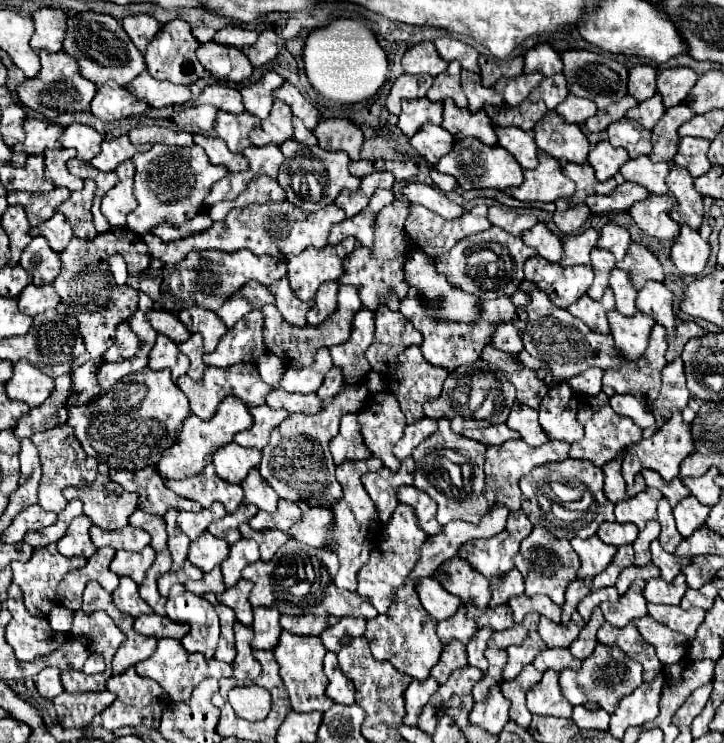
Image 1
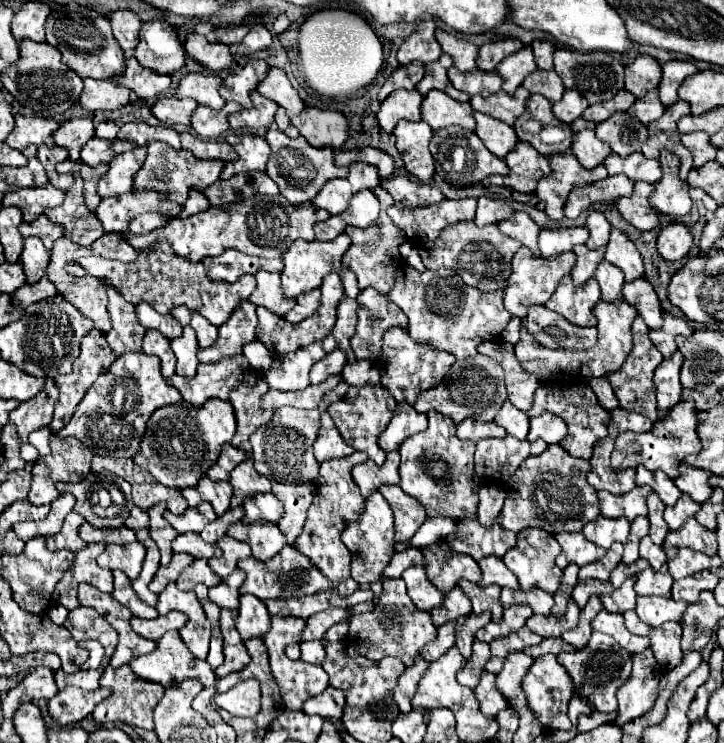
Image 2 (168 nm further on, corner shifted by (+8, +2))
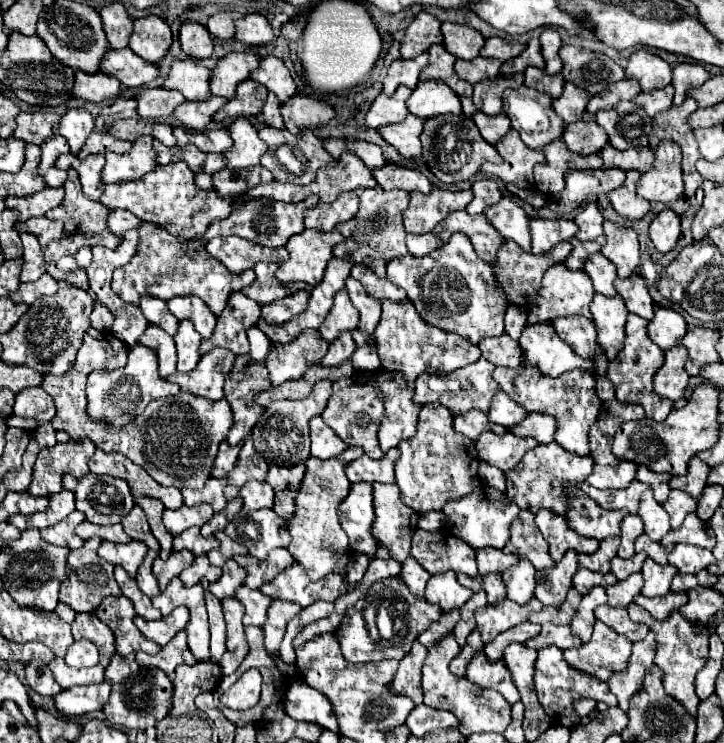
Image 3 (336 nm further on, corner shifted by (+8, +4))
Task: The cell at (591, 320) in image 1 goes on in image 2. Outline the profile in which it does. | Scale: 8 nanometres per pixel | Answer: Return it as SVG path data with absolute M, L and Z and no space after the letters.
M565 276L545 306L565 316L571 324L597 326L593 308L597 306L599 300L601 300L601 292L595 278L591 278L583 288L577 288L571 276Z

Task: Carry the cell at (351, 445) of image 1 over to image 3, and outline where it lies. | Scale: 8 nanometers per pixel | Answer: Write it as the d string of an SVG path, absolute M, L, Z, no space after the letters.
M321 416L311 418L311 456L327 460L333 456L339 456L347 444L323 422Z

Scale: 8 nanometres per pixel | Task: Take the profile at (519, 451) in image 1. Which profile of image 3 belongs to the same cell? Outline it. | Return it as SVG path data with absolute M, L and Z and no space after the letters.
M483 432L477 438L475 446L477 446L479 458L501 468L503 472L509 472L519 464L519 460L525 456L525 452L529 452L531 448L537 446L537 442L533 438L519 438L511 432L505 432L501 436L497 436L493 432Z

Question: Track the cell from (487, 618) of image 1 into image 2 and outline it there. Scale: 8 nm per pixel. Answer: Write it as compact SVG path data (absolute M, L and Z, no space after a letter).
M461 580L461 582L459 582L459 588L461 588L461 590L465 592L465 596L471 600L475 614L481 614L481 612L489 610L491 616L493 616L493 622L495 622L495 620L501 620L503 608L501 608L501 602L499 602L499 592L501 592L499 586L481 588L479 584Z

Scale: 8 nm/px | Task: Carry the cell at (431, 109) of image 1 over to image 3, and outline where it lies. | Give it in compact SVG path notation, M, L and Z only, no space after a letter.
M399 86L393 96L387 96L387 94L381 92L373 100L373 104L367 112L367 126L379 128L379 126L385 126L385 124L403 122L405 116L409 114L407 104L405 104L409 96L411 96L411 90L407 86Z

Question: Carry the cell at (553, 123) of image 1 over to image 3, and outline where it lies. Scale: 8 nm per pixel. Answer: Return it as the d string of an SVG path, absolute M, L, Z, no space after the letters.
M521 86L517 90L507 88L503 92L503 112L511 120L511 126L519 132L521 140L533 150L543 150L543 146L547 146L549 142L553 142L553 140L563 136L565 122L555 114L551 104L553 104L553 100L551 100L549 94L537 92L537 90L527 88L527 86Z

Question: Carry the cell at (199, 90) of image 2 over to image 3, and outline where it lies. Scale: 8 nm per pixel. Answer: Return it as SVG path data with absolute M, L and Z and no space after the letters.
M191 58L175 60L169 70L169 76L163 82L163 88L179 90L185 96L185 100L203 100L211 94L209 76L211 70L195 64L195 60Z

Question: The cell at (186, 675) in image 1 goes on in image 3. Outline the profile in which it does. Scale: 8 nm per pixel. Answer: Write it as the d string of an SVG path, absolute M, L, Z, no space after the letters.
M181 630L157 654L137 652L137 664L161 668L169 678L173 678L173 672L179 664L195 664L195 658L187 646L187 632Z

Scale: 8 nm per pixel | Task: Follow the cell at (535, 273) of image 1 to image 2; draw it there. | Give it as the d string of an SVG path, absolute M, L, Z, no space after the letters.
M521 246L513 256L511 266L513 266L513 272L511 272L511 280L509 280L509 286L505 290L505 296L503 296L503 304L511 316L525 318L529 306L545 304L553 296L559 280L565 274L569 274L571 268L575 266L575 254L565 252L557 258L533 258L531 252L527 252L527 248Z

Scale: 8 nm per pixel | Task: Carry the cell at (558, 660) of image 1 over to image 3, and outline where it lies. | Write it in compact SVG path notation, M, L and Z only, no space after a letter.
M545 624L539 636L525 642L525 646L535 650L541 650L549 644L555 644L561 650L567 650L567 648L577 648L581 642L579 642L579 636L575 636L569 626L551 626L551 624Z

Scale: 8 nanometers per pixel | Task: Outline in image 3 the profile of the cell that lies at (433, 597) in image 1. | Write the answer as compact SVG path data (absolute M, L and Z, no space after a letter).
M409 556L409 558L401 564L401 580L409 586L409 590L411 590L415 596L419 596L419 598L425 596L425 586L427 586L427 582L429 582L429 578L431 578L431 574L429 574L415 558Z

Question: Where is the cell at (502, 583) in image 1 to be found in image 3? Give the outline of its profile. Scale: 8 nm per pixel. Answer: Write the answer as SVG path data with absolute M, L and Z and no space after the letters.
M487 548L487 550L477 550L477 564L479 564L479 574L501 574L513 564L519 562L517 554L503 554L501 550Z

